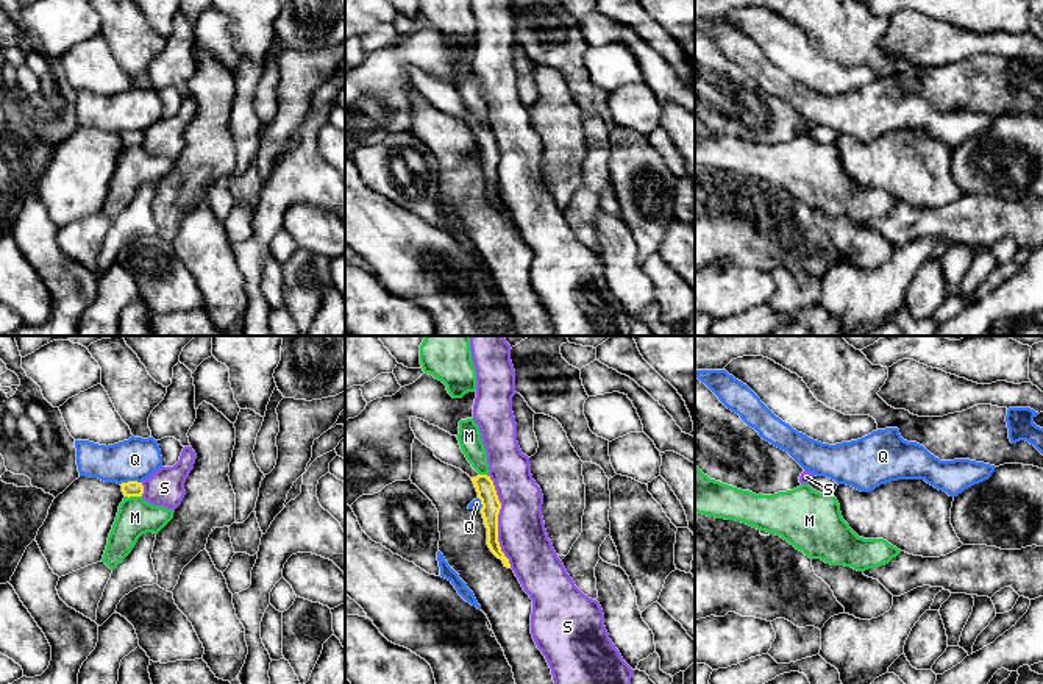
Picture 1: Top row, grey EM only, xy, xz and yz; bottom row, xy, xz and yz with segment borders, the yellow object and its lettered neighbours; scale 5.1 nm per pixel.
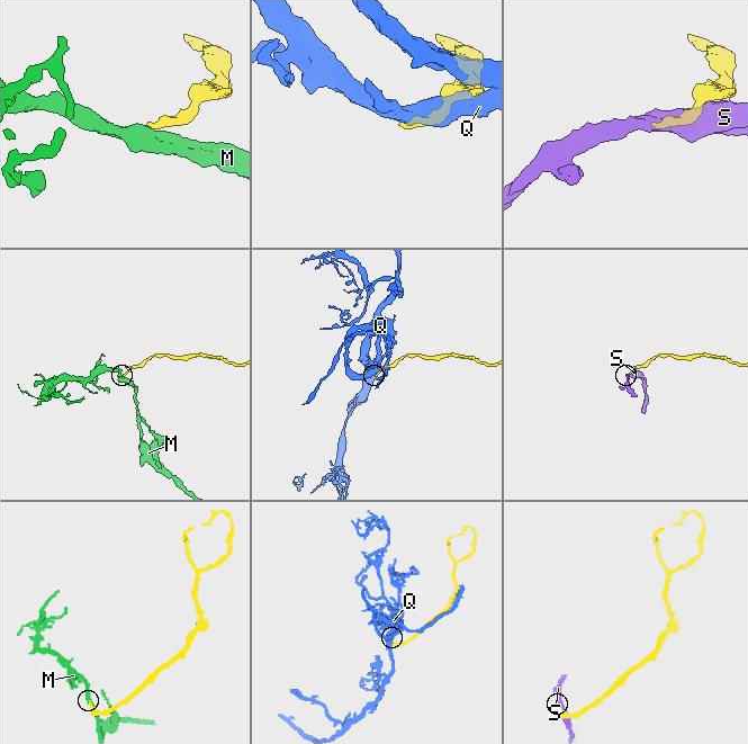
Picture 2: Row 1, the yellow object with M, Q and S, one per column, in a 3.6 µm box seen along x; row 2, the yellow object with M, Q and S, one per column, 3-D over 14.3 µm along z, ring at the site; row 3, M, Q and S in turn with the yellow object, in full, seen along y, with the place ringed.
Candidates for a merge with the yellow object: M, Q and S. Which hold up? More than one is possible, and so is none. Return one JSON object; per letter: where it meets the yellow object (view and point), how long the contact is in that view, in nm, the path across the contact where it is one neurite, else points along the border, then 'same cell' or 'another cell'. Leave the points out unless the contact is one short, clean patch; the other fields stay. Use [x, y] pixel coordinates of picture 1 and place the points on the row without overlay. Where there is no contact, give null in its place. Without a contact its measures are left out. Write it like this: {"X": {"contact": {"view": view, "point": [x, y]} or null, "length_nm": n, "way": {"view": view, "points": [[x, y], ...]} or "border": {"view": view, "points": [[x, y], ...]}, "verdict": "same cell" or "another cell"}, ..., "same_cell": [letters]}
{"M": {"contact": {"view": "xy", "point": [133, 146]}, "length_nm": 90, "border": {"view": "xy", "points": [[125, 146], [141, 147]]}, "verdict": "another cell"}, "Q": {"contact": {"view": "xy", "point": [130, 131]}, "length_nm": 110, "border": {"view": "xy", "points": [[141, 131], [124, 131], [121, 135]]}, "verdict": "another cell"}, "S": {"contact": {"view": "xz", "point": [497, 172]}, "length_nm": 500, "verdict": "another cell"}, "same_cell": []}

